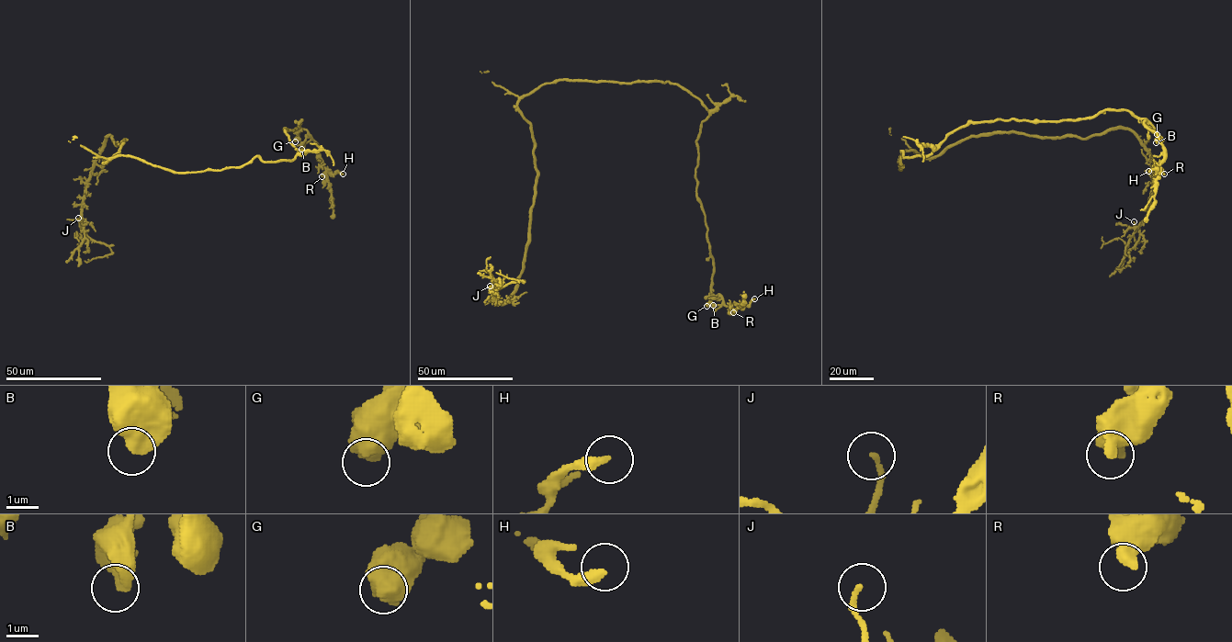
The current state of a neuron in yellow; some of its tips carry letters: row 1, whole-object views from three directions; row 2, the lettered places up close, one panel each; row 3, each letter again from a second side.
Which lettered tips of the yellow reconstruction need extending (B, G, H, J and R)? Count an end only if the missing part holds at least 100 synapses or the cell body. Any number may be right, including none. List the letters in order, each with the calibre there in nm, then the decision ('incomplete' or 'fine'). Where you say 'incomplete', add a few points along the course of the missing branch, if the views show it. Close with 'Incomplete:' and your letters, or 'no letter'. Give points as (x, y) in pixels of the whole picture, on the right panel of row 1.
B: 650 nm thick; fine
G: 650 nm thick; fine
H: 320 nm thick; fine
J: 160 nm thick; fine
R: 460 nm thick; fine
Incomplete: no letter

